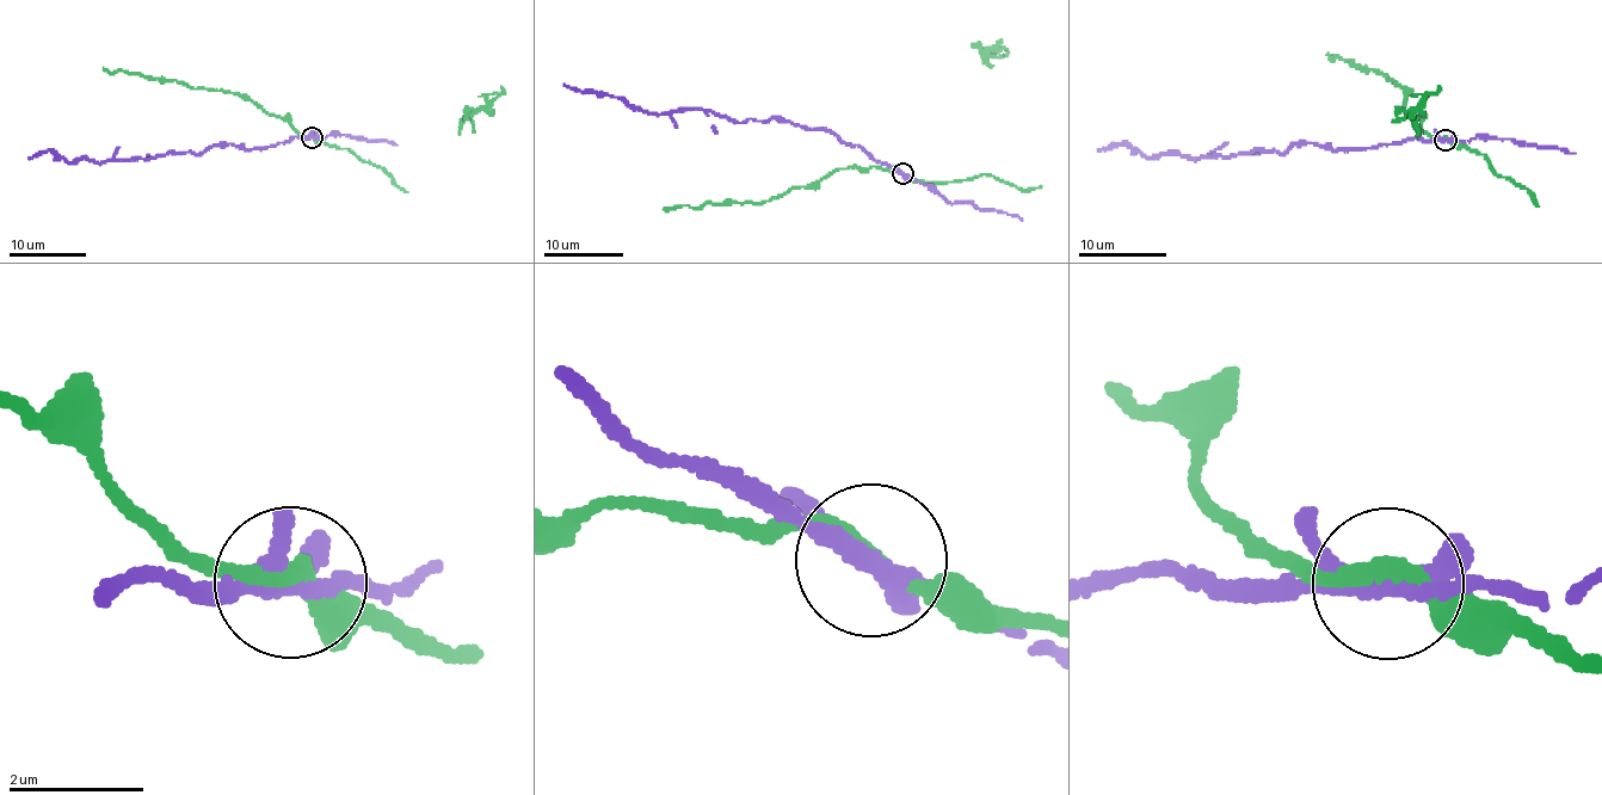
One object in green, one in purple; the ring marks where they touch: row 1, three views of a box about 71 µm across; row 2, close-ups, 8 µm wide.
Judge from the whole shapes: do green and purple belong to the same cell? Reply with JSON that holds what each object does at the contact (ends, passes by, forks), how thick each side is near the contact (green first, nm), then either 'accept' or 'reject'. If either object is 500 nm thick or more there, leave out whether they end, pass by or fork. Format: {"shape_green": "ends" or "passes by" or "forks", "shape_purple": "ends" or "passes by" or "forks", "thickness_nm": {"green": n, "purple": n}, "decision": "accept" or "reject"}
{"shape_green": "passes by", "shape_purple": "forks", "thickness_nm": {"green": 200, "purple": 280}, "decision": "accept"}

